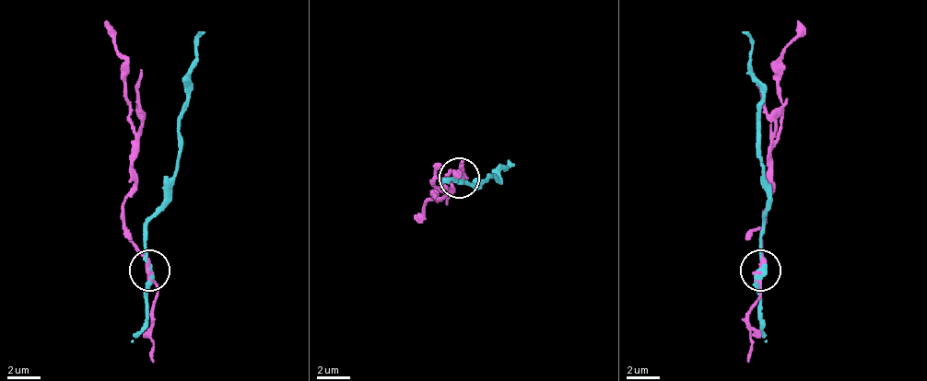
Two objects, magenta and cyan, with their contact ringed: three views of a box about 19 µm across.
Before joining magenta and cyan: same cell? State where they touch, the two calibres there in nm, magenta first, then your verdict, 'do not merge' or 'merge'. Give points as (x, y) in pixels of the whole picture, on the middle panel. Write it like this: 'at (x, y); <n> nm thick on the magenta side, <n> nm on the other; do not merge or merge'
at (459, 178); 260 nm thick on the magenta side, 280 nm on the other; do not merge

